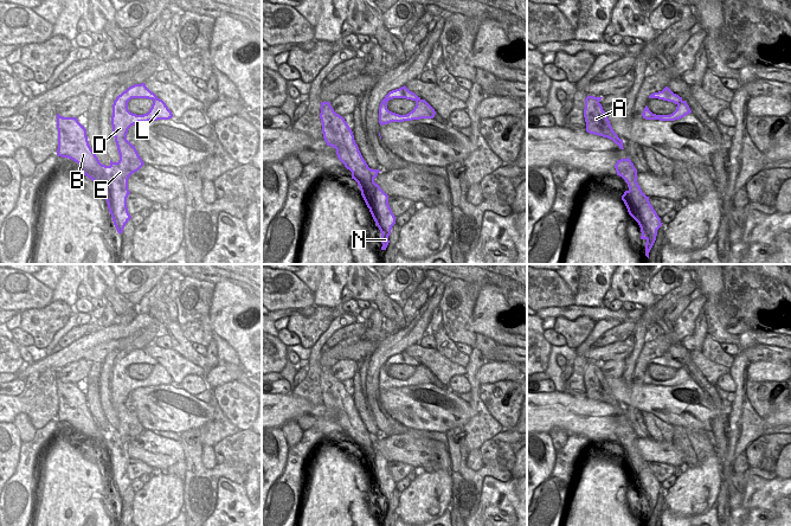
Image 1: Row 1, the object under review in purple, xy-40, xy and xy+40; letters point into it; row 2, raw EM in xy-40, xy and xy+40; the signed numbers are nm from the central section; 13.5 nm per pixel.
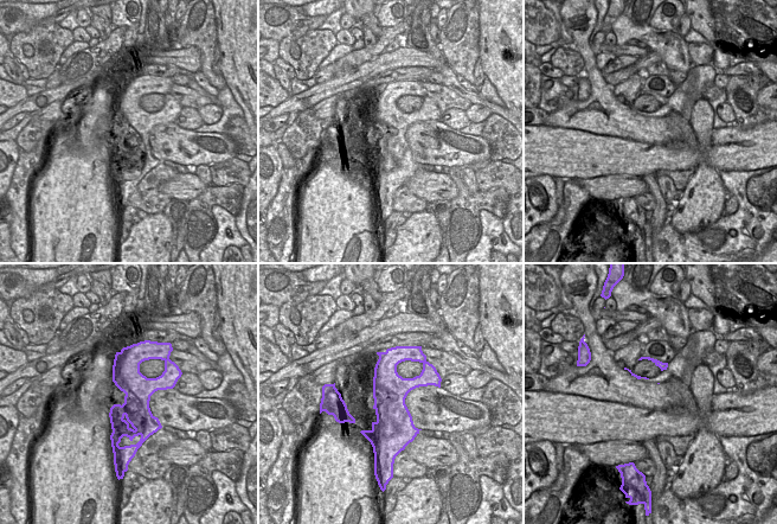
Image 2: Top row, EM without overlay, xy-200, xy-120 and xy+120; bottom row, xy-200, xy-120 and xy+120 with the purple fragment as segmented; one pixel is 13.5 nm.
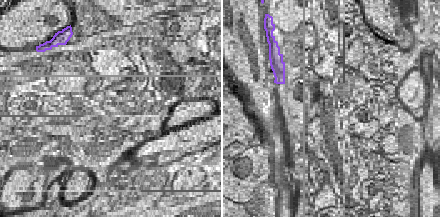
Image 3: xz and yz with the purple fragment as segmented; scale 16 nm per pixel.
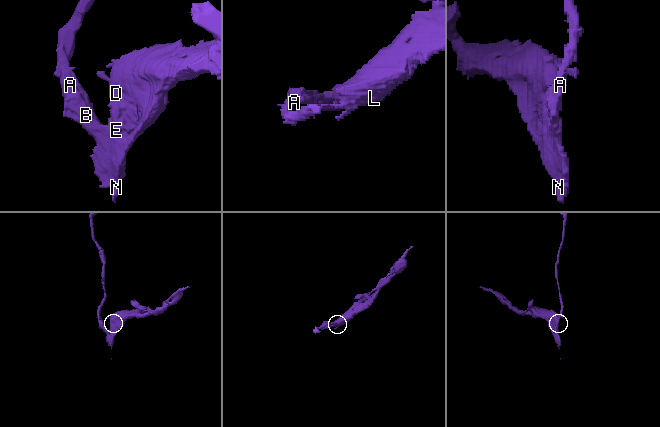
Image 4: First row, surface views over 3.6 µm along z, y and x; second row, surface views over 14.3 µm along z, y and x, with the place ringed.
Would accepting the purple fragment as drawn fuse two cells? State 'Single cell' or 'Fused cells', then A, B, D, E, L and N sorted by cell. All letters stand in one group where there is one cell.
Fused cells. Groups: A B N / D E L.

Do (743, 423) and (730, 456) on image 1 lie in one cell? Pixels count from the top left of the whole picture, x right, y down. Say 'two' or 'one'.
one

